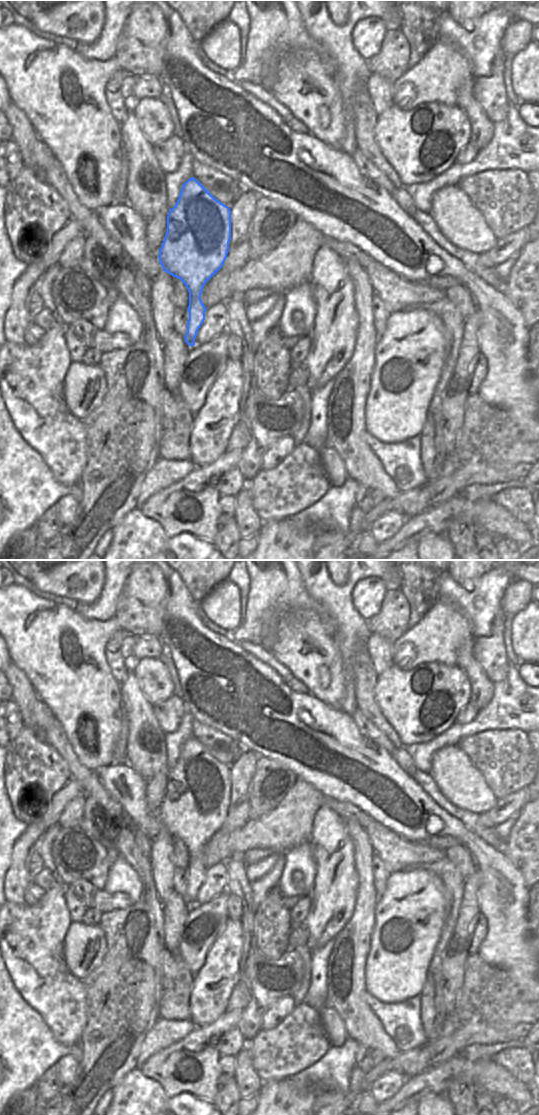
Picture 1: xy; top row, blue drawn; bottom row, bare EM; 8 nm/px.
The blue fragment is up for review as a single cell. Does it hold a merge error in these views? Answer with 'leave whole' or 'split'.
leave whole

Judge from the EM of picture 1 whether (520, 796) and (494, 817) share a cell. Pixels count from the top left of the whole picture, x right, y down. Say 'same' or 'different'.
same

